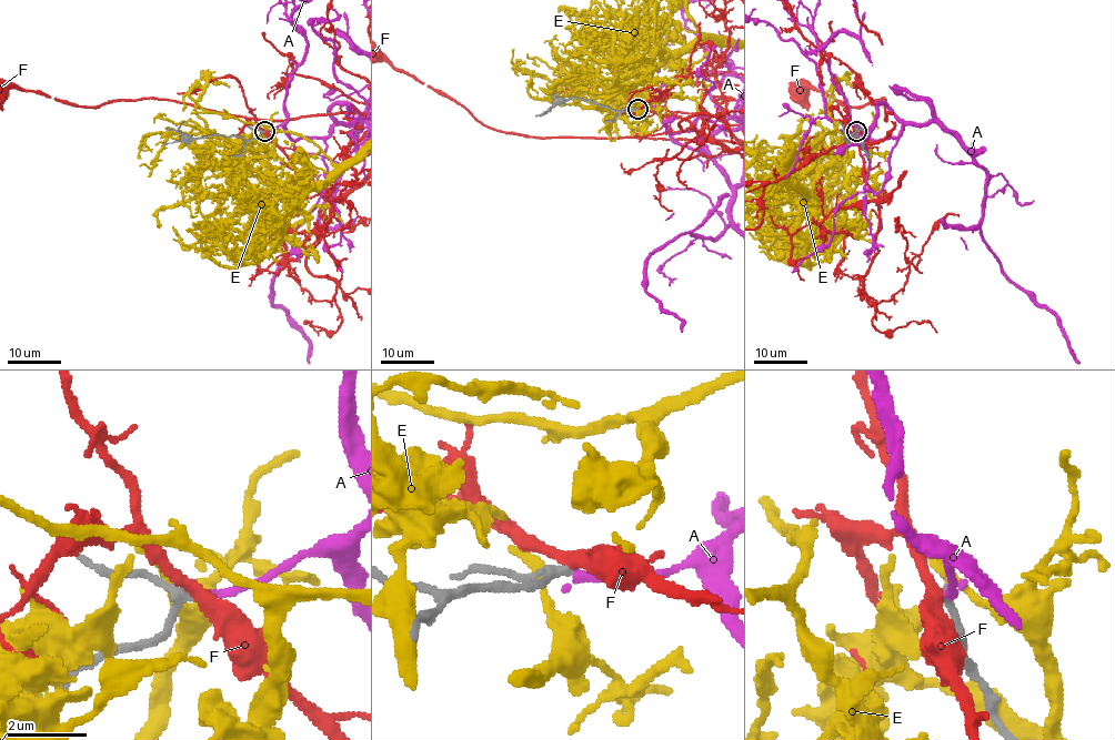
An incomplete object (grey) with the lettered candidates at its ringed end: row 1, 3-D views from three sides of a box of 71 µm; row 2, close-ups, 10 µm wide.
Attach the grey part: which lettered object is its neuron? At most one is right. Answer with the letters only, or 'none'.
A

